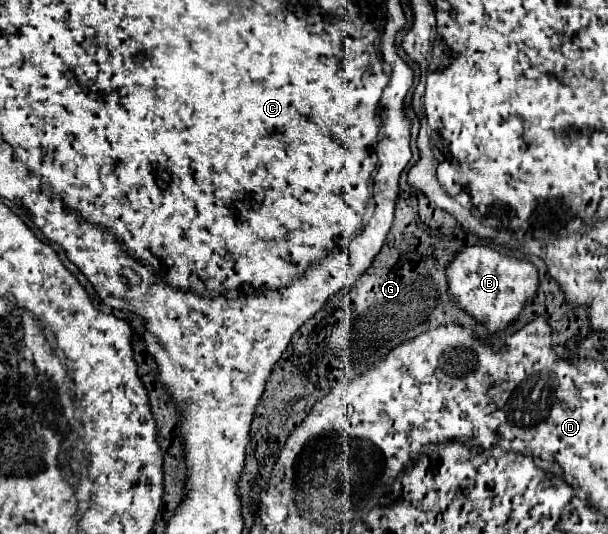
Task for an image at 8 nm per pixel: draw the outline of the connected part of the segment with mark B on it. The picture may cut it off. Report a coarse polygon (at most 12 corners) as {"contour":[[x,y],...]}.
{"contour":[[488,246],[446,268],[450,294],[490,332],[534,298],[538,272]]}

